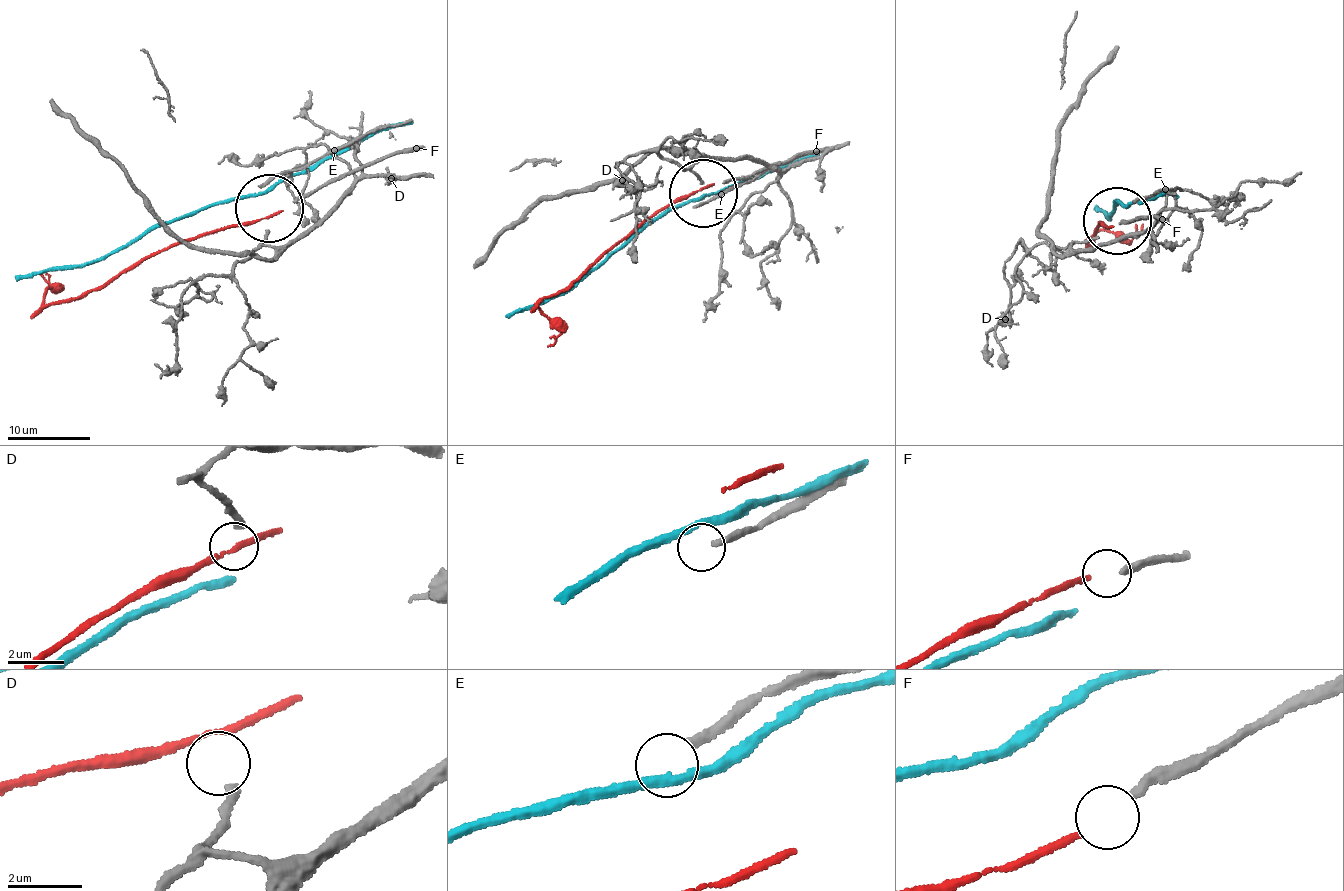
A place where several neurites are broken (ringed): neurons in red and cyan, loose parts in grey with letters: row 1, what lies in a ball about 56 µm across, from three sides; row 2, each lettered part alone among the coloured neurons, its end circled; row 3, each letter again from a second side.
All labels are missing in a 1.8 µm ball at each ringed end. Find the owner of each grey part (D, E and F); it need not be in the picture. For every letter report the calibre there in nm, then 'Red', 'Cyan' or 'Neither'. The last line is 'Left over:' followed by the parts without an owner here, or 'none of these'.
D: Thickness 200 nm. Neither
E: Thickness 240 nm. Neither
F: Thickness 240 nm. Neither
Left over: D, E, F

